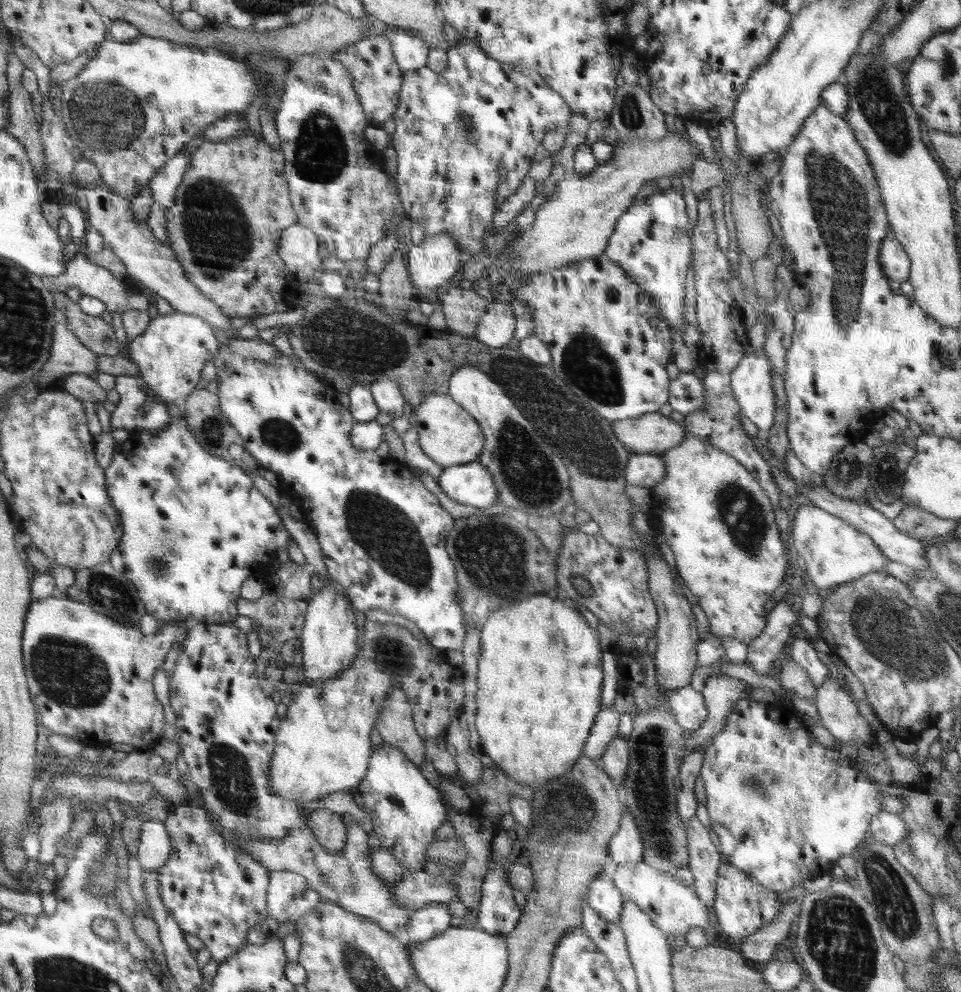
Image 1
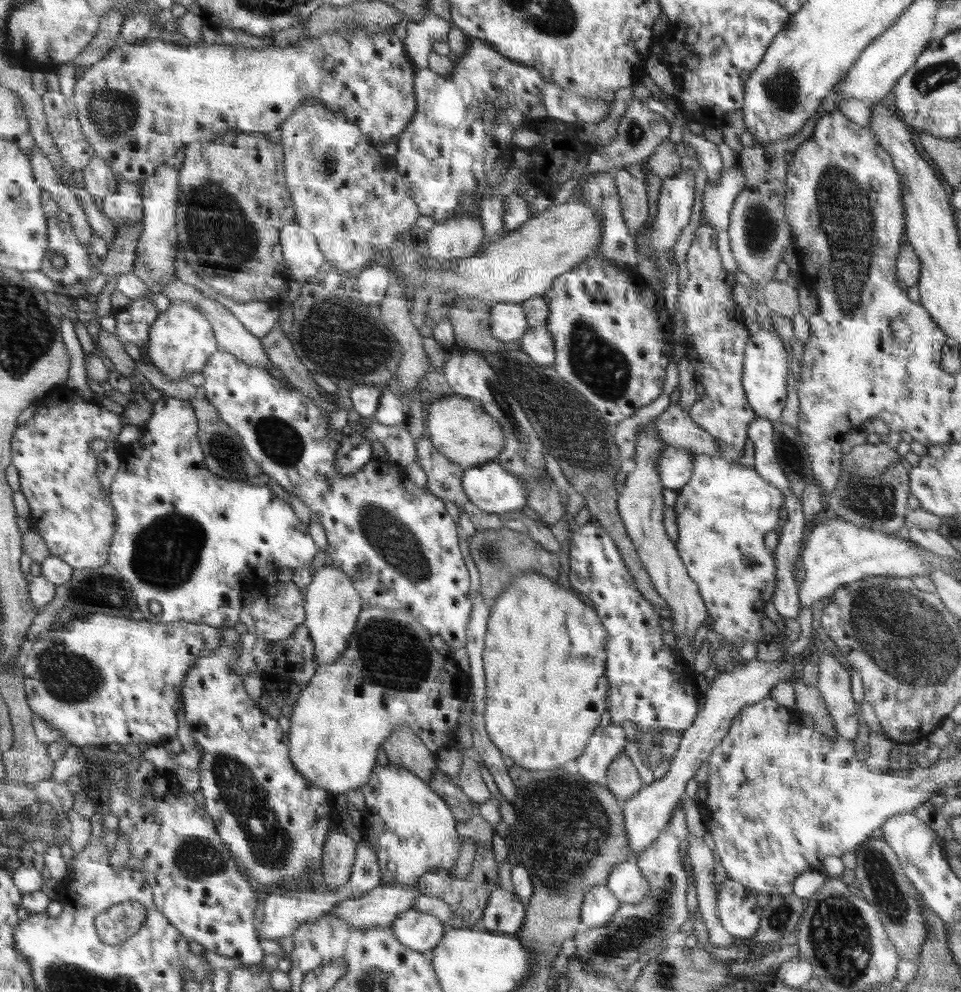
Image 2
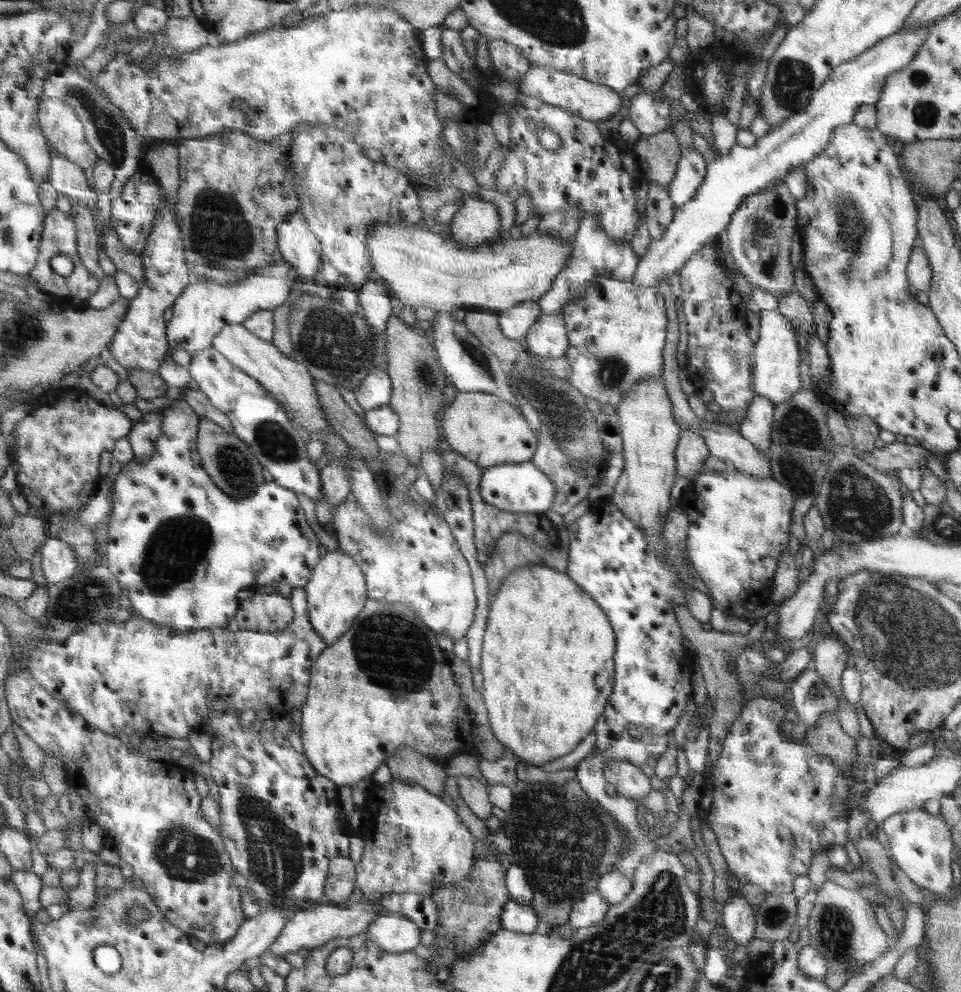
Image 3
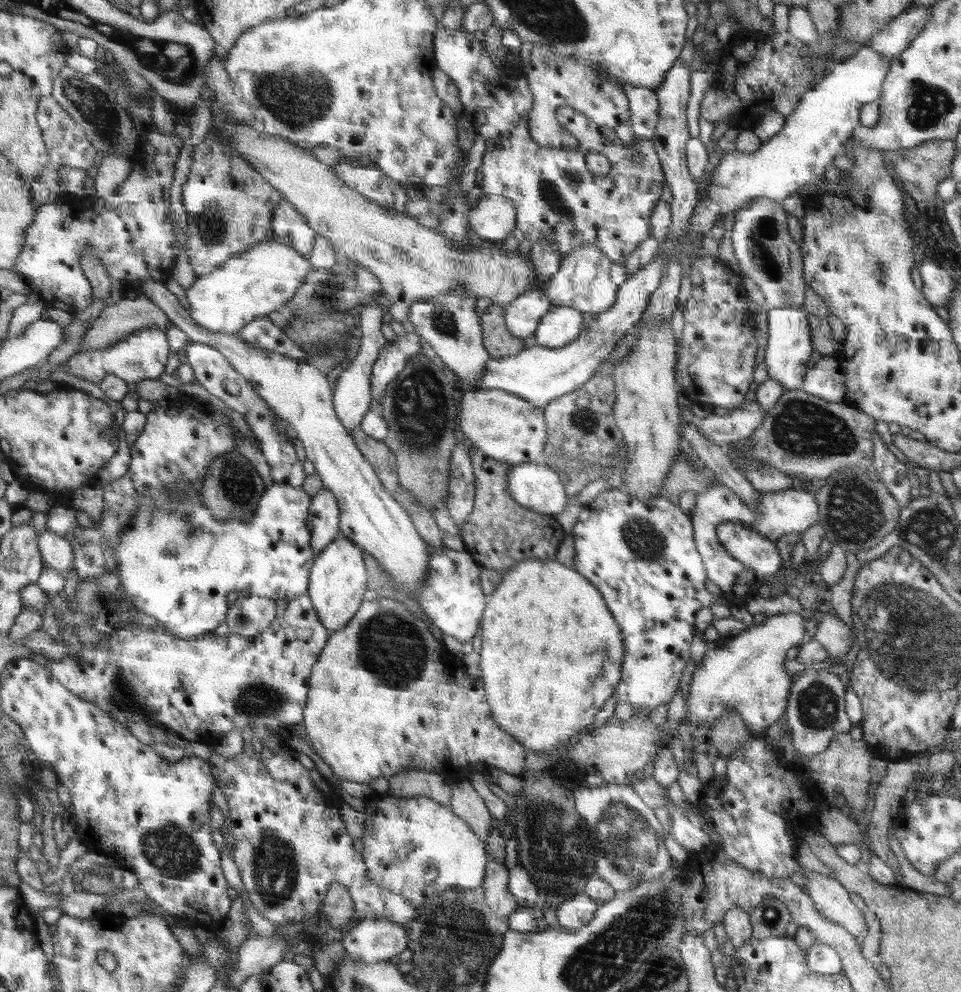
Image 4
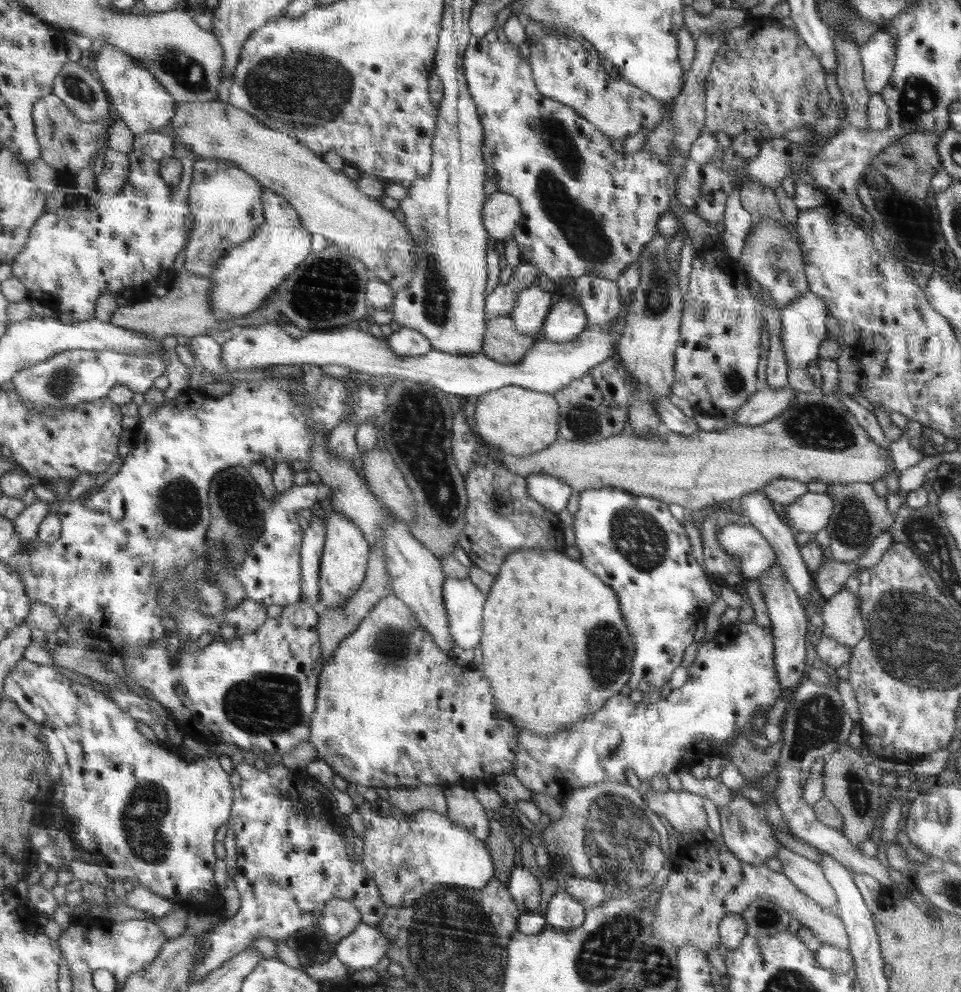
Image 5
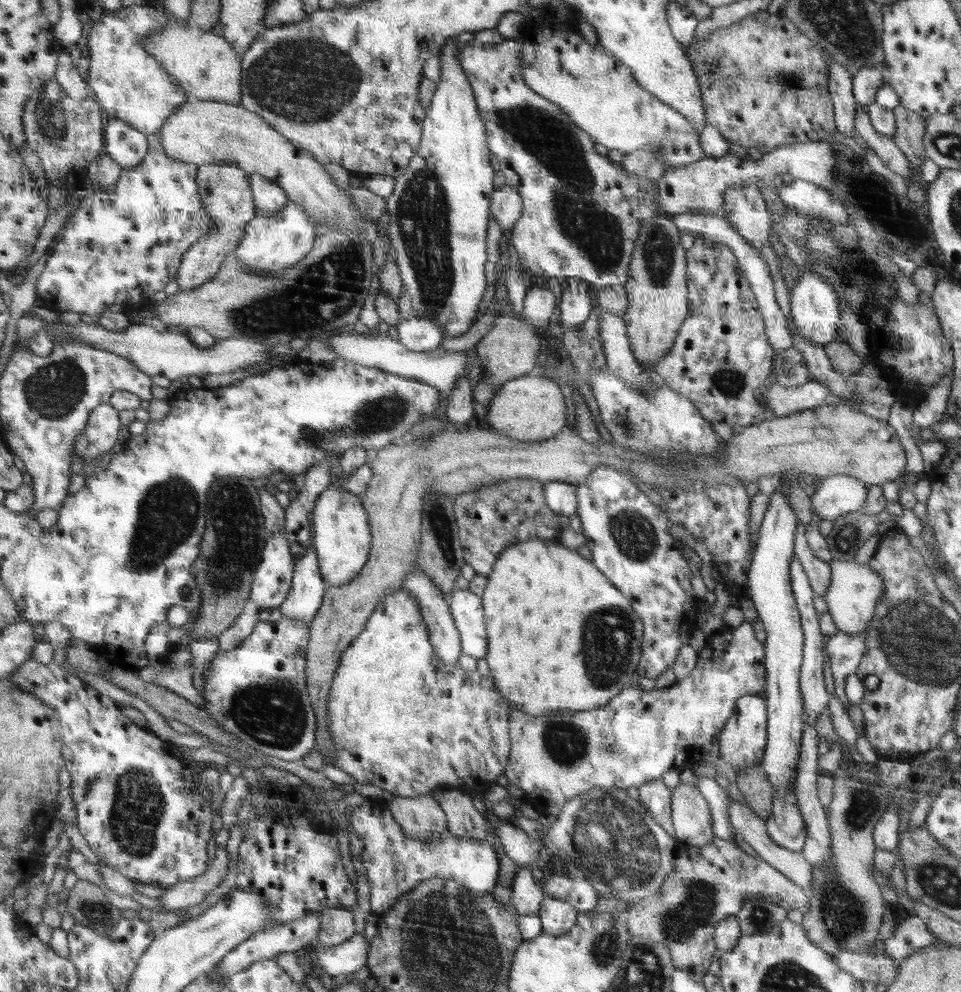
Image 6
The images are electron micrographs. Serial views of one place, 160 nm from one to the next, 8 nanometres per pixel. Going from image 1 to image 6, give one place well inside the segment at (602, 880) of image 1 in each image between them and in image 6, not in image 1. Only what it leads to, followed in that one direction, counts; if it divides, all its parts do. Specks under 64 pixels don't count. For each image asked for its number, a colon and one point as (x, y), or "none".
2: (600, 905)
3: (591, 910)
4: (578, 911)
5: (564, 911)
6: (557, 916)

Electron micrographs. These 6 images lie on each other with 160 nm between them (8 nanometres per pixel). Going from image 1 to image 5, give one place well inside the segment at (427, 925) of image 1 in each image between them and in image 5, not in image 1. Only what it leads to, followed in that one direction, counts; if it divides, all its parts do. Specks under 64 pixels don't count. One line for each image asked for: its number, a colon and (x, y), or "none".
2: (419, 931)
3: (394, 933)
4: (372, 940)
5: (365, 945)

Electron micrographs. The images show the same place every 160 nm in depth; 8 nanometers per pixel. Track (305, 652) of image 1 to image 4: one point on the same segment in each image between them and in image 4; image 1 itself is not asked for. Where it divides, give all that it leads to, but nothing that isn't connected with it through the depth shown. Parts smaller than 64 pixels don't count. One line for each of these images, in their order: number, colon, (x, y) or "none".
2: (332, 606)
3: (337, 592)
4: (338, 581)

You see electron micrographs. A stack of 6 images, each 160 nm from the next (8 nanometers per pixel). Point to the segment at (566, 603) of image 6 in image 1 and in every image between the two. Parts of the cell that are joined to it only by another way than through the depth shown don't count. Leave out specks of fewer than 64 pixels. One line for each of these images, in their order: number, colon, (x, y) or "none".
1: (539, 674)
2: (544, 660)
3: (547, 661)
4: (552, 653)
5: (541, 601)

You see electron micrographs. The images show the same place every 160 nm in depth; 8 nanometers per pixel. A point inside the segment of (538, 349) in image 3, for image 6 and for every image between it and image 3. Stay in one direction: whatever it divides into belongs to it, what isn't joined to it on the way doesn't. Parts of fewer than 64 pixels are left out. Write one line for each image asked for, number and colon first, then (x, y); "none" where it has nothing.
4: (561, 325)
5: (566, 320)
6: (575, 307)

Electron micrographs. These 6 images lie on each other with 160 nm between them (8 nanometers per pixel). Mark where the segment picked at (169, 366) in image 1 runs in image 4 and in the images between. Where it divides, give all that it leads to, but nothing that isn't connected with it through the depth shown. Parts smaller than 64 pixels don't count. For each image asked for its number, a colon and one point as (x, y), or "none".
2: (181, 341)
3: (199, 314)
4: (253, 284)

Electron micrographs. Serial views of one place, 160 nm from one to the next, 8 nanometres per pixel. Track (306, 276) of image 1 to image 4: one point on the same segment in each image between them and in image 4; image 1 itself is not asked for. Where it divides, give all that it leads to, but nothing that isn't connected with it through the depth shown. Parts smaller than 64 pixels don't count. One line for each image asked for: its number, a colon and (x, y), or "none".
2: (302, 256)
3: (298, 244)
4: (290, 227)

